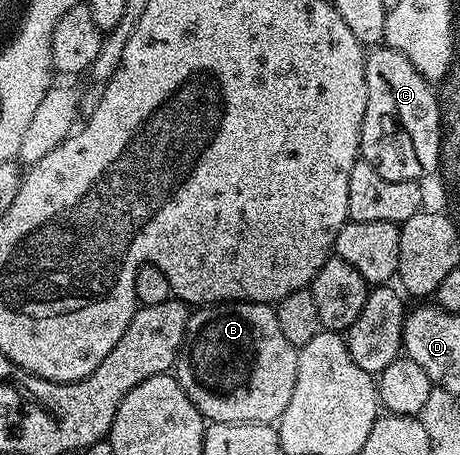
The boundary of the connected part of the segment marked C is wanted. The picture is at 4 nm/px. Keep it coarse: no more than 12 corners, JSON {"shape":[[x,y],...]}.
{"shape":[[400,49],[364,61],[360,156],[390,182],[437,175],[433,81]]}

